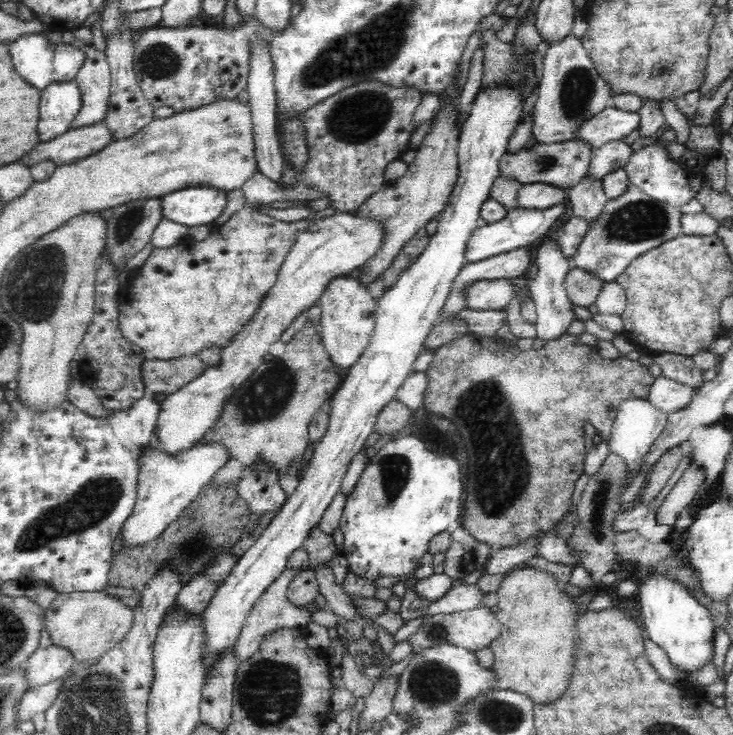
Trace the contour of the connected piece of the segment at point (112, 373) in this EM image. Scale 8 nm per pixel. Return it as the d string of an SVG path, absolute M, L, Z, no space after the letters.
M100 256L98 260L95 280L94 316L87 326L86 334L82 338L82 342L77 346L73 358L78 361L81 381L88 383L102 405L112 410L126 410L127 407L132 406L134 402L140 400L147 393L140 374L140 366L146 358L142 349L130 344L122 337L122 333L118 332L118 299L123 292L118 279L120 272L114 271L110 261L104 261L102 258L103 256Z

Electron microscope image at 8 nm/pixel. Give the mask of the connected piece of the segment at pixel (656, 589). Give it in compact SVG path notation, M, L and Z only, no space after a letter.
M650 576L639 587L638 602L648 638L668 654L674 668L693 673L712 661L714 622L710 611L686 587L662 576Z

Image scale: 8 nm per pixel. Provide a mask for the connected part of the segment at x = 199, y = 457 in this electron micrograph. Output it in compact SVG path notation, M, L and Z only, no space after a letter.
M222 443L196 444L176 456L167 456L156 449L146 449L142 454L142 468L139 472L137 500L133 514L122 525L119 534L123 544L136 546L146 544L176 520L178 516L198 497L198 493L212 485L222 468L230 462L230 453Z

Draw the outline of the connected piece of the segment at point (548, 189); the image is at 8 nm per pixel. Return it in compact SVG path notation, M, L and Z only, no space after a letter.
M544 183L521 185L516 194L516 206L524 209L546 210L564 201L566 191Z

